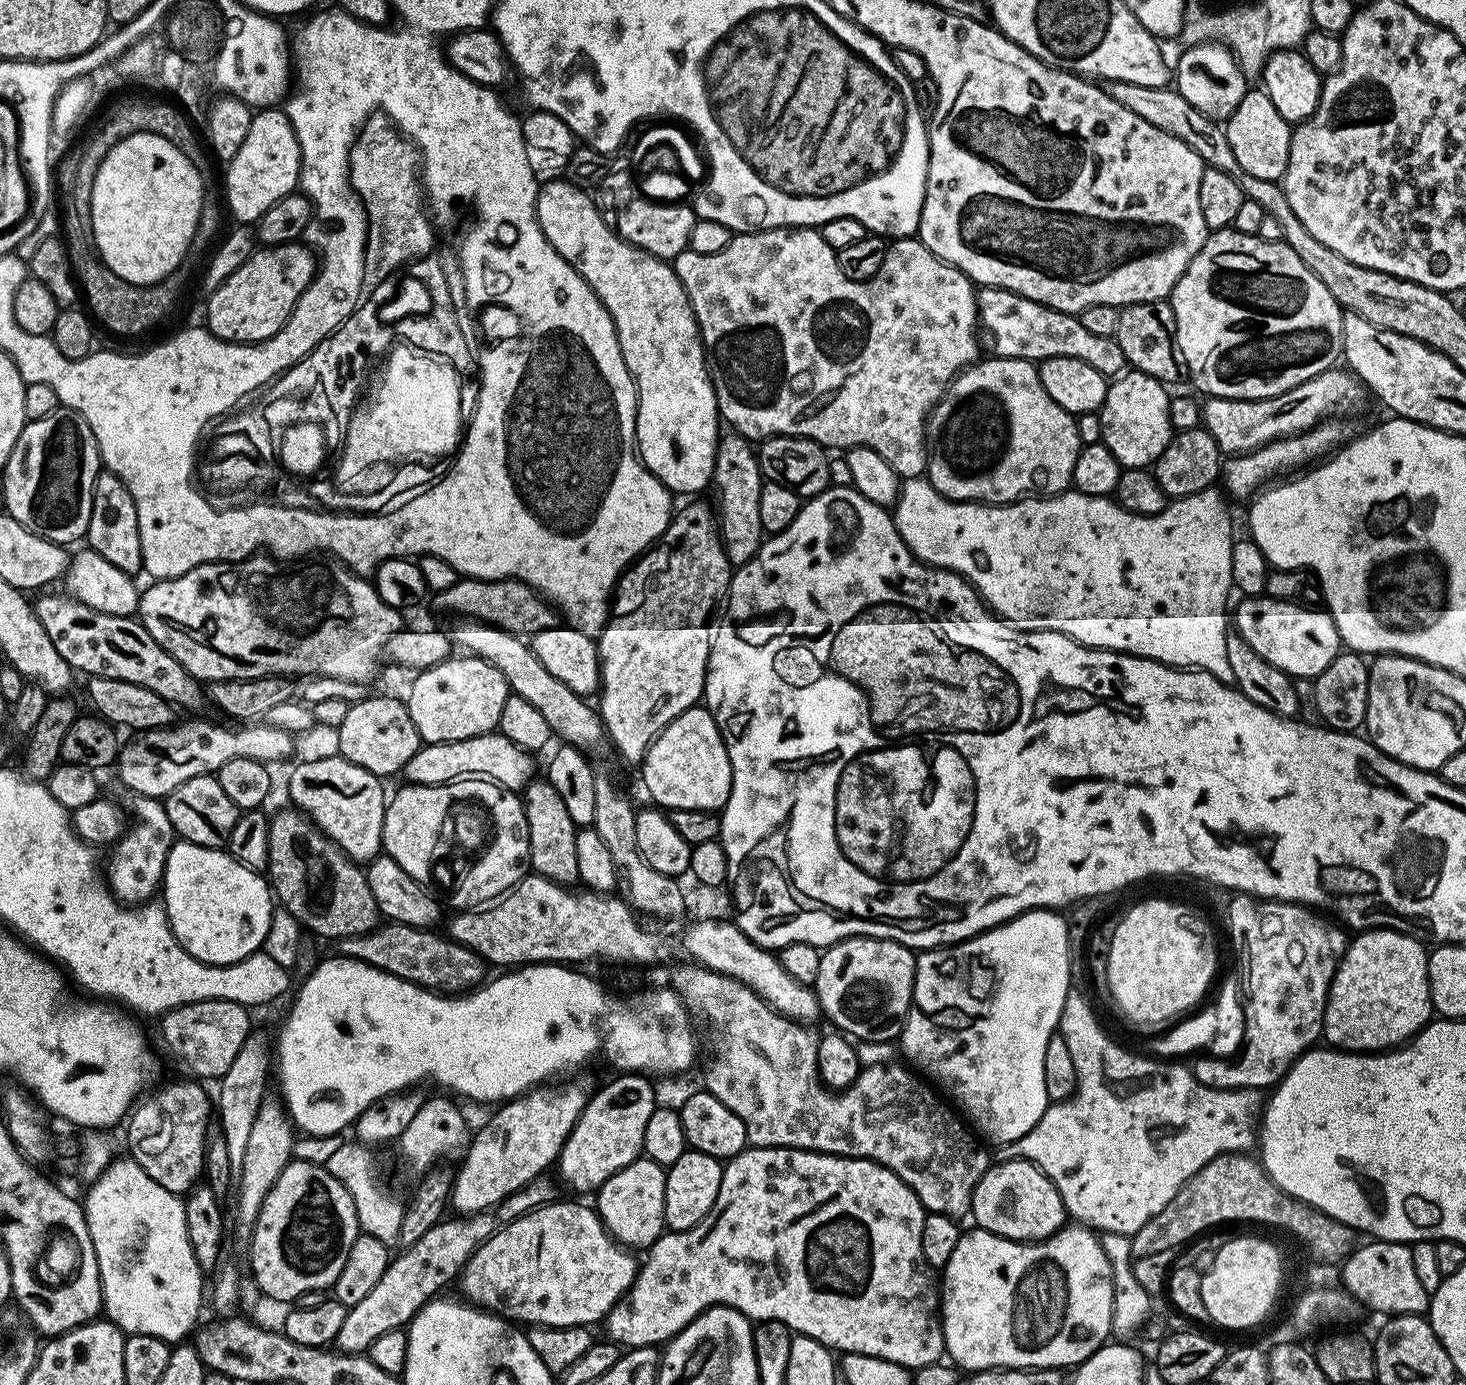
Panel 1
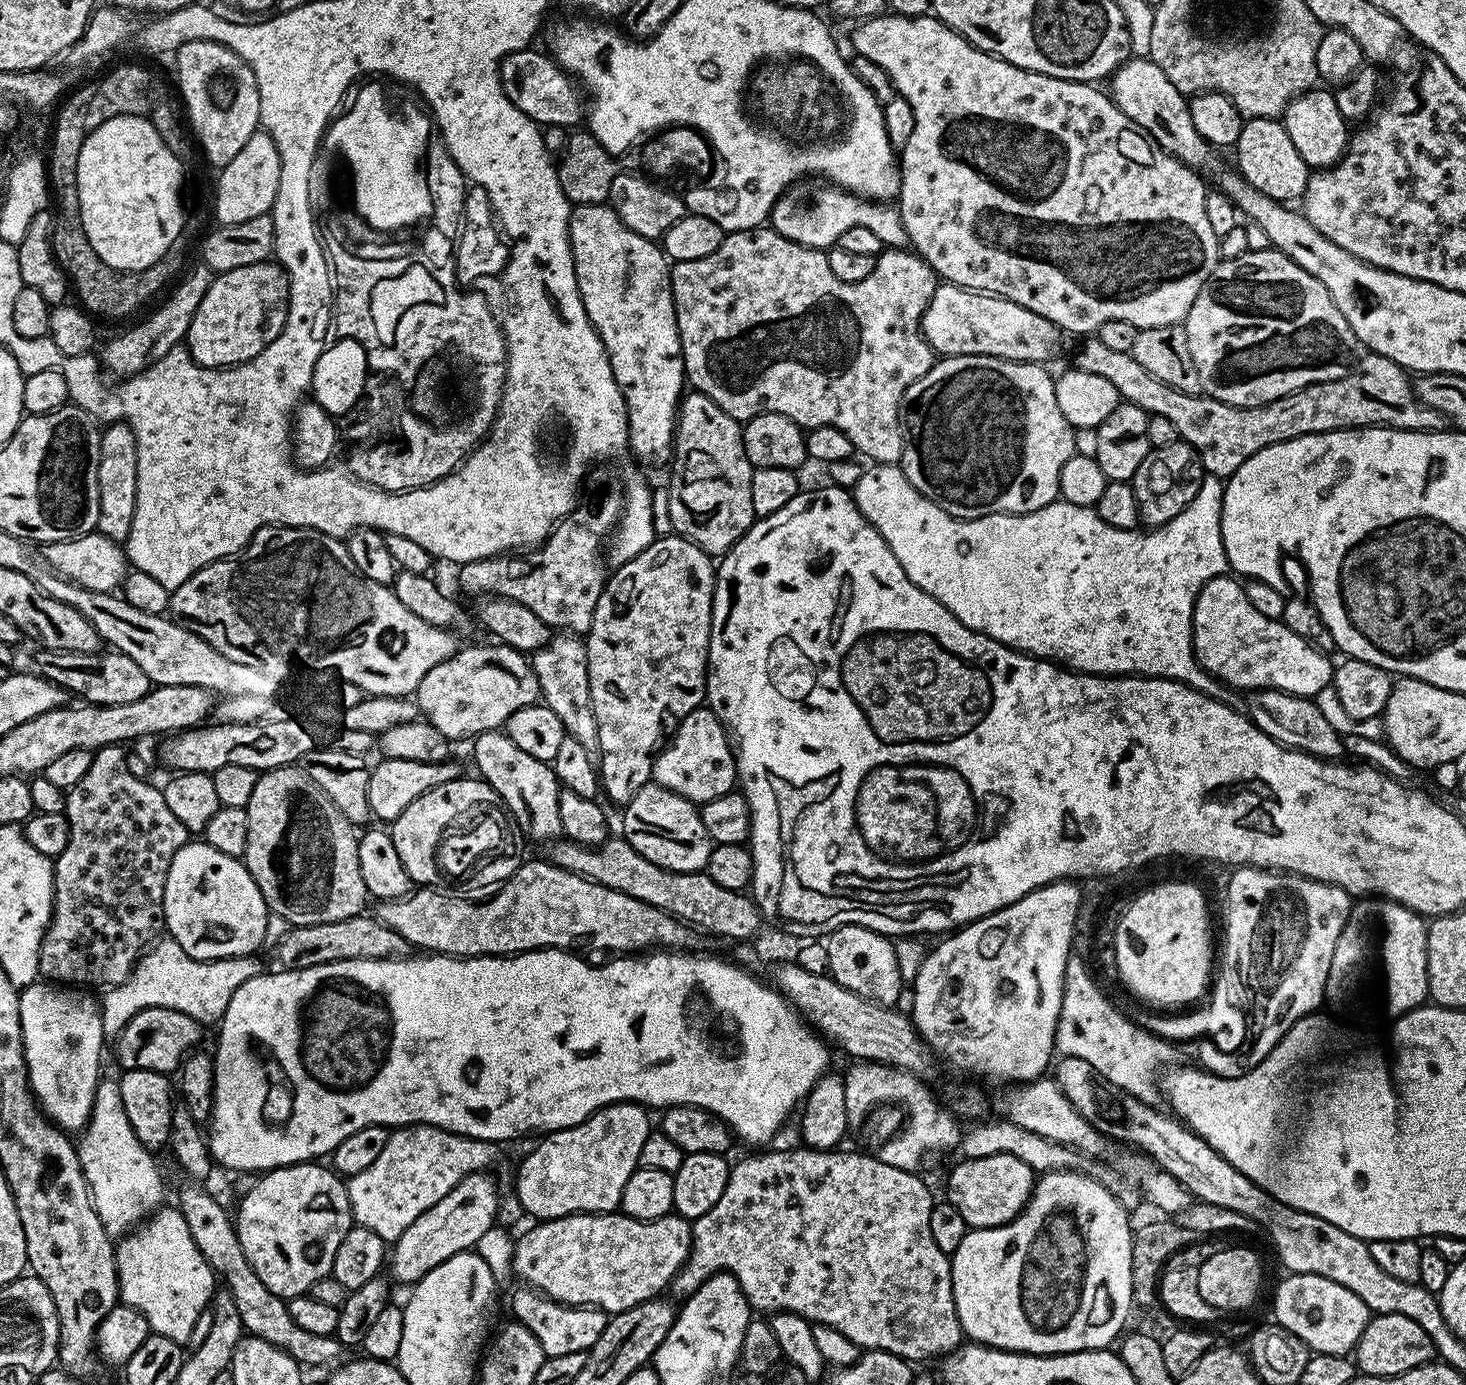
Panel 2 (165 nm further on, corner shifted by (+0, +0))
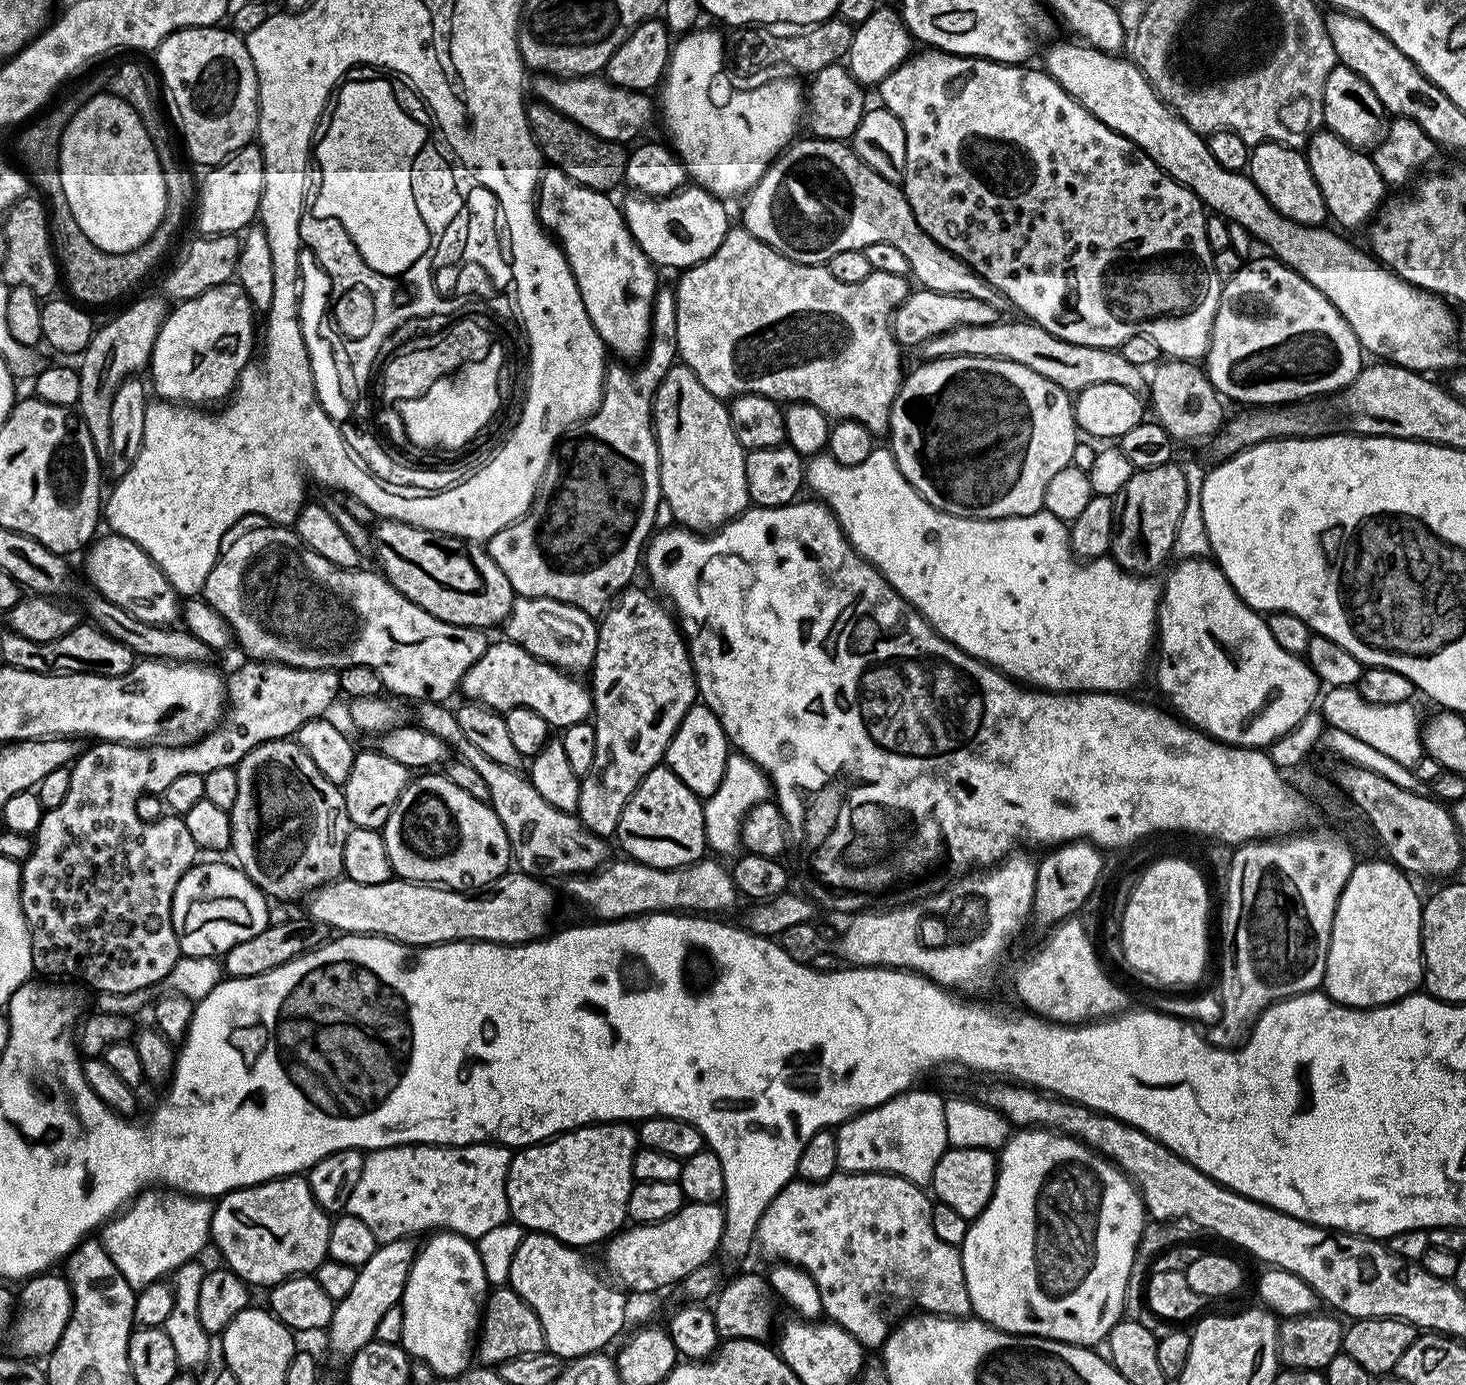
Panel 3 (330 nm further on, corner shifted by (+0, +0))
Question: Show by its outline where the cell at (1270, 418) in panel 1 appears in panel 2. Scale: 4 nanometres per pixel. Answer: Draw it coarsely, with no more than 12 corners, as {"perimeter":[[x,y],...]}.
{"perimeter":[[1098,338],[1074,366],[1170,418],[1209,476],[1340,428],[1442,432],[1409,373],[1361,355],[1346,378],[1243,408],[1158,382]]}

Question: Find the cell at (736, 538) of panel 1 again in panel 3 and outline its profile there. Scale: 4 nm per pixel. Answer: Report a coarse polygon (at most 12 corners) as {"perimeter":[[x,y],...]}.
{"perimeter":[[687,364],[652,397],[660,495],[708,534],[750,504],[728,404]]}

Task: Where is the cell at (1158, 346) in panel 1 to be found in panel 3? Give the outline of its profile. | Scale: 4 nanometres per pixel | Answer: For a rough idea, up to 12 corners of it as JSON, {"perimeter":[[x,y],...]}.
{"perimeter":[[1165,359],[1151,369],[1151,415],[1177,445],[1205,443],[1225,401],[1207,371]]}

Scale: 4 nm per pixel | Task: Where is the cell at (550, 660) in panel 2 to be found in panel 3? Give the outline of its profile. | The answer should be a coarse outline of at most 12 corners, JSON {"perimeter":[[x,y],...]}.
{"perimeter":[[550,598],[513,599],[503,635],[561,672],[584,674],[597,621]]}

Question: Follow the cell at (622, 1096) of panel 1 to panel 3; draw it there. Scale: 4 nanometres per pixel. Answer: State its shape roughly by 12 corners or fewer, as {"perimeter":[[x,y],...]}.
{"perimeter":[[593,1122],[513,1155],[511,1219],[573,1248],[625,1227],[638,1132]]}

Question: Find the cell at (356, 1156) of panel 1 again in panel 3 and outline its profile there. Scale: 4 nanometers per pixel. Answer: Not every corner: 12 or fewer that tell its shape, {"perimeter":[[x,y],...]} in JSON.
{"perimeter":[[495,1142],[369,1151],[347,1215],[377,1245],[509,1223]]}

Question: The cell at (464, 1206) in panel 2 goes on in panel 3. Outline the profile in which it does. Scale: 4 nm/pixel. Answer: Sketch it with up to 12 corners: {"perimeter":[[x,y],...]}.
{"perimeter":[[379,1245],[335,1301],[329,1346],[351,1358],[403,1301],[418,1251]]}

